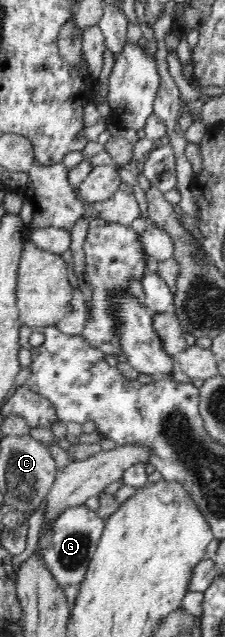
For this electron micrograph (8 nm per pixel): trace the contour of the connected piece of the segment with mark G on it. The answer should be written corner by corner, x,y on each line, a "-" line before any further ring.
84,504
80,507
70,507
58,515
58,519
52,523
52,527
39,538
35,553
41,557
45,566
52,572
54,580
62,589
68,585
80,587
84,582
88,563
98,547
104,527
105,521
98,516
97,511
88,509

